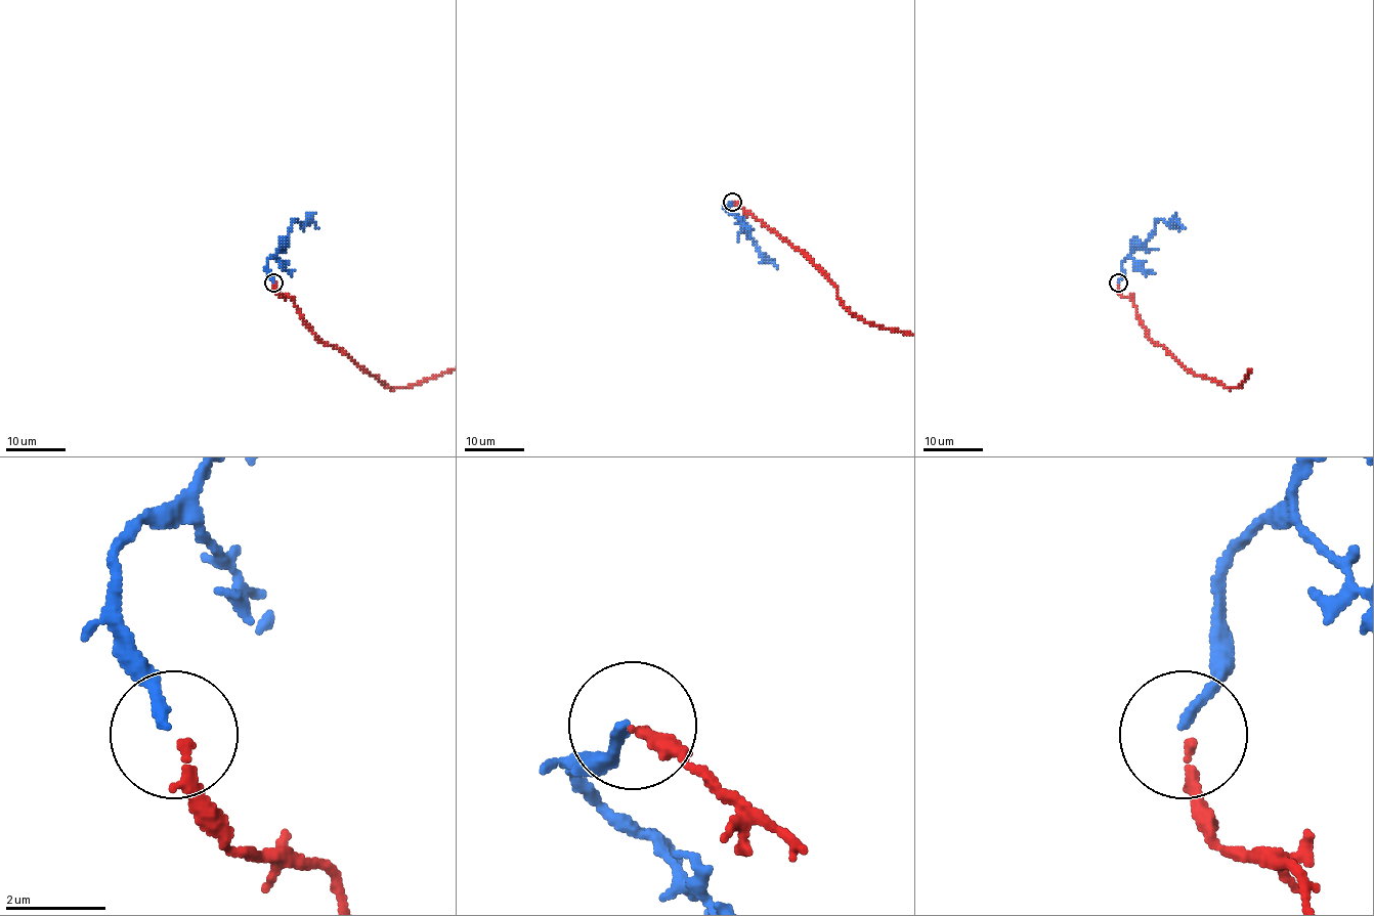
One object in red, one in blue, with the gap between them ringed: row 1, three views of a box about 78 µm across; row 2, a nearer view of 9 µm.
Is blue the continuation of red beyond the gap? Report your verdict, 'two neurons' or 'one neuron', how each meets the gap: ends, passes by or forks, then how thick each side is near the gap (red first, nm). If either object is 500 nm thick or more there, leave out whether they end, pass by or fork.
one neuron; red ends there; blue ends there; 200 nm thick on the red side, 200 nm on the other

